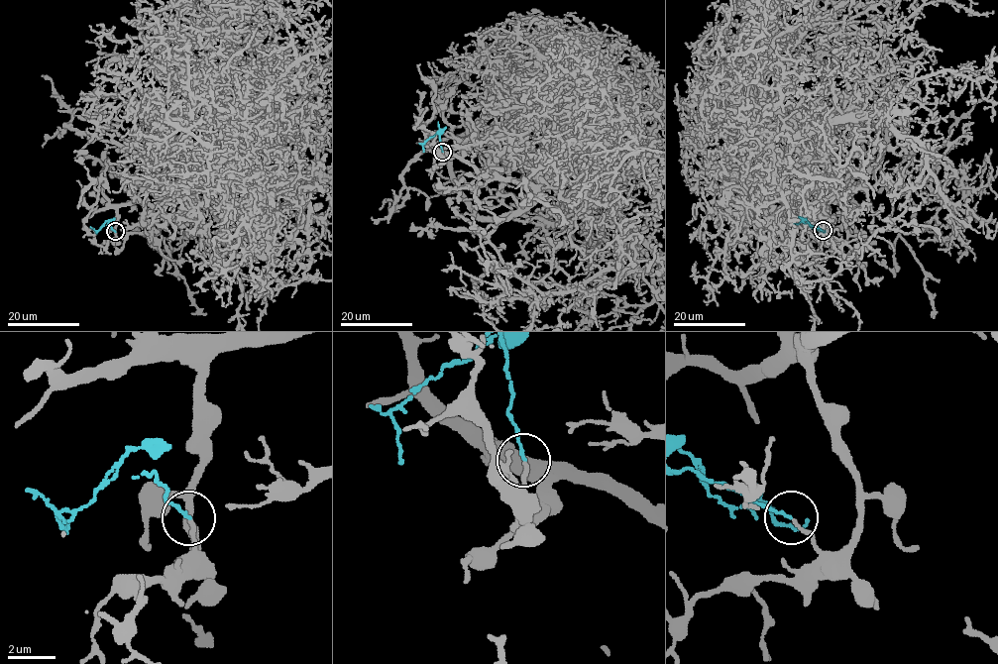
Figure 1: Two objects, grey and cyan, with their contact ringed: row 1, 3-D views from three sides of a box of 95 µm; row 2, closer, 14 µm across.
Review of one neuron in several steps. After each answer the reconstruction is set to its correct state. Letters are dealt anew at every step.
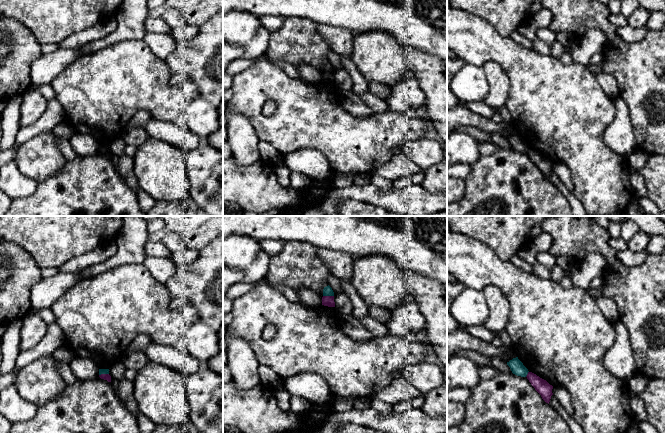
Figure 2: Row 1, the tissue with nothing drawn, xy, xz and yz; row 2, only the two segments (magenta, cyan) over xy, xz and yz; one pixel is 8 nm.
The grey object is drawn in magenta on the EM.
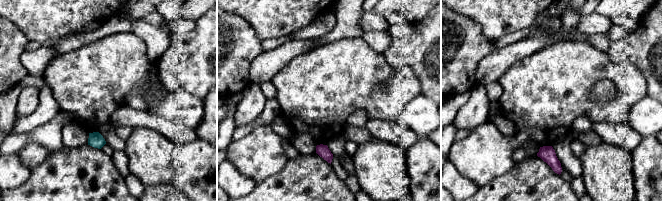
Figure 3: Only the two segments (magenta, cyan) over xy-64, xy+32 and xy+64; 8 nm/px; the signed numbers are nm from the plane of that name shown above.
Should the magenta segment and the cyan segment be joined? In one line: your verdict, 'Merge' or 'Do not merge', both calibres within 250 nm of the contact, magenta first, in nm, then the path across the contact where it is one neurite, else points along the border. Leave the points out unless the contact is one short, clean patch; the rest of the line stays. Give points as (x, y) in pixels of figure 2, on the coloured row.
Do not merge. Thickness 80 nm (magenta) against 80 nm. Boundary: xz (323, 295), (333, 296)

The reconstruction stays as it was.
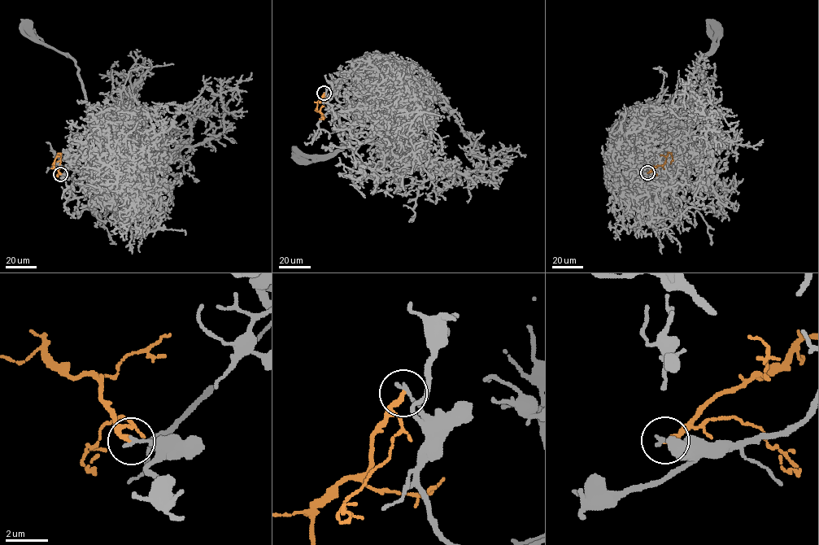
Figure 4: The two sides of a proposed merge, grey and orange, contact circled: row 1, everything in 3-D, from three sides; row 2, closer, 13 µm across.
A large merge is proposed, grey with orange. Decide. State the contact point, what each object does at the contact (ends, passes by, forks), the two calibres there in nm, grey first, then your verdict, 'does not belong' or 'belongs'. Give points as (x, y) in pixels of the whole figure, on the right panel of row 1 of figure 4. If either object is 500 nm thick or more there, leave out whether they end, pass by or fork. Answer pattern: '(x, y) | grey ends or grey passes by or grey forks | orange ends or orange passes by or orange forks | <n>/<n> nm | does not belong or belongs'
(647, 172) | grey ends | orange ends | 200/280 nm | does not belong

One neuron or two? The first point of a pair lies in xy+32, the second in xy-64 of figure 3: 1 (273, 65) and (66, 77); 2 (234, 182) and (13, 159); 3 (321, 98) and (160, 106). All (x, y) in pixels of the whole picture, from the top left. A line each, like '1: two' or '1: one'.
1: two
2: one
3: two

